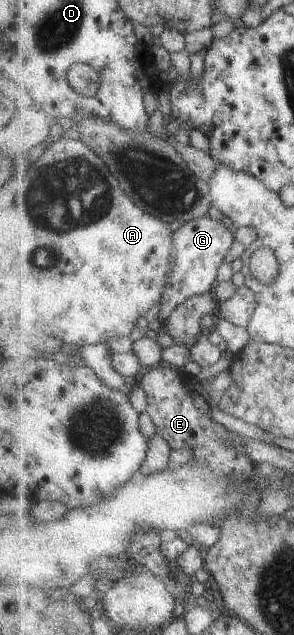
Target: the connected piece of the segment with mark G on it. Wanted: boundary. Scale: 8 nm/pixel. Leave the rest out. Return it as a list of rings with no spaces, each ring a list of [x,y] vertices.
[[[211,216],[195,219],[183,224],[176,235],[176,249],[173,250],[173,274],[169,274],[168,289],[161,301],[161,321],[166,323],[179,306],[187,302],[193,296],[205,294],[214,290],[217,285],[217,277],[221,266],[225,264],[225,256],[231,253],[233,244],[237,241],[236,234],[223,222],[217,221]]]

